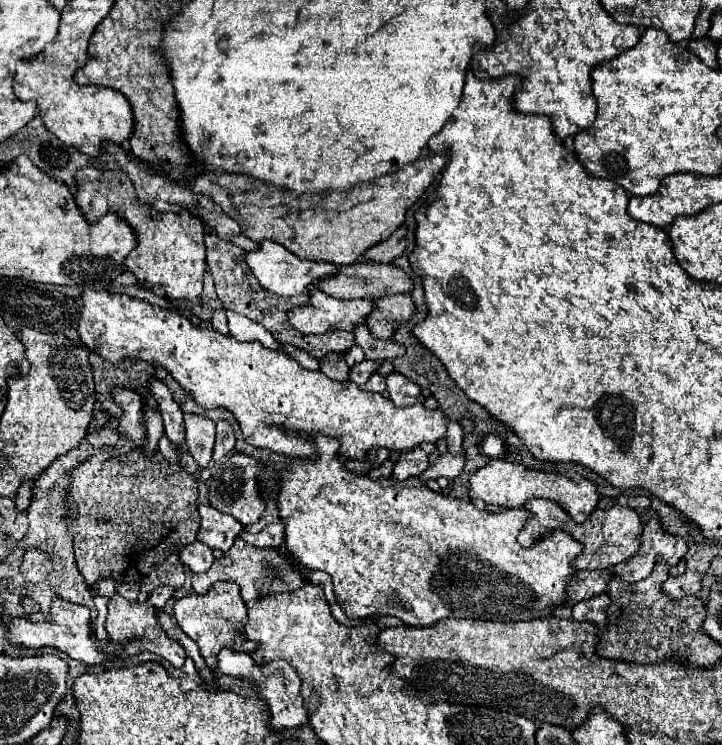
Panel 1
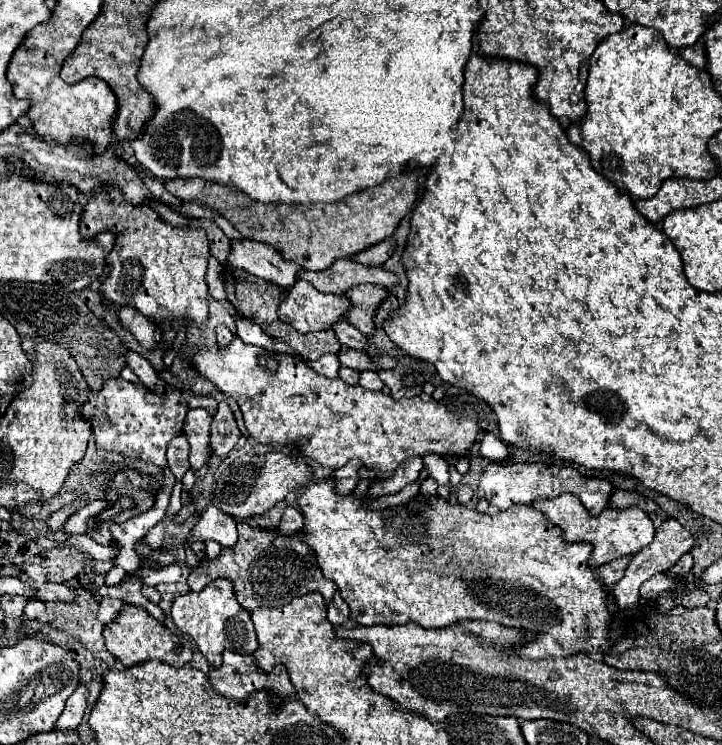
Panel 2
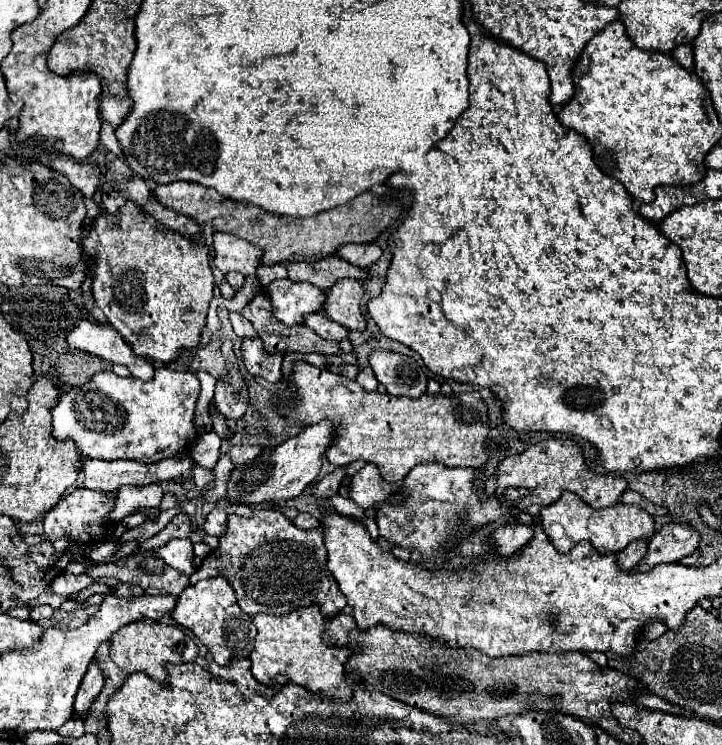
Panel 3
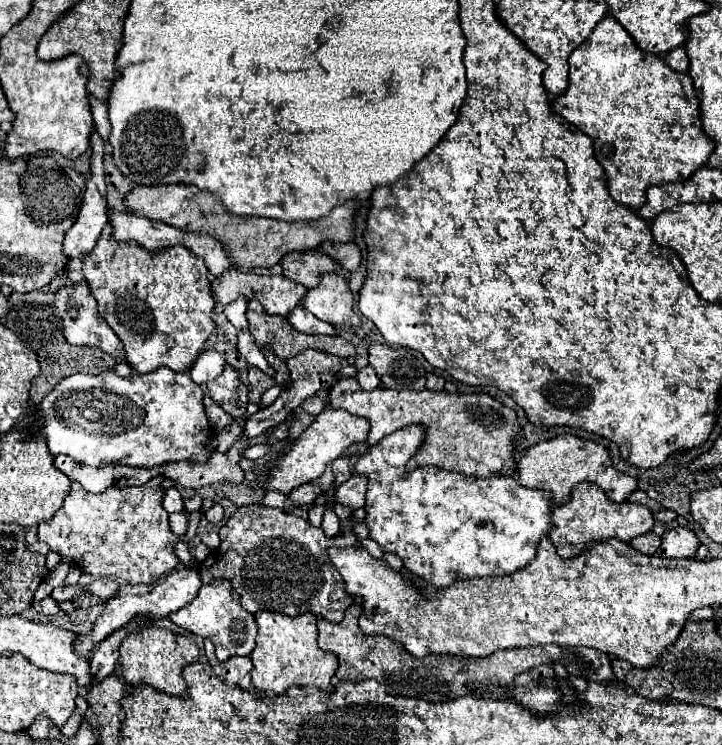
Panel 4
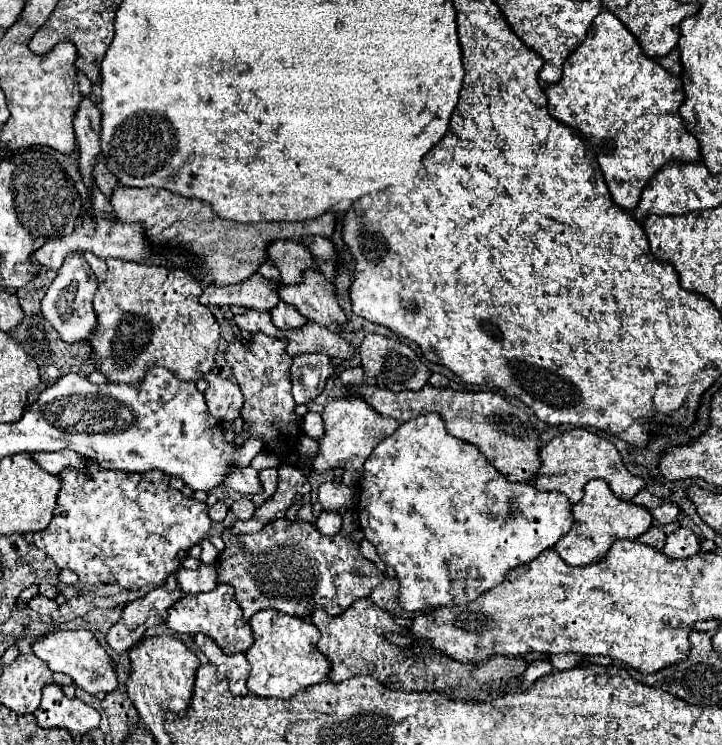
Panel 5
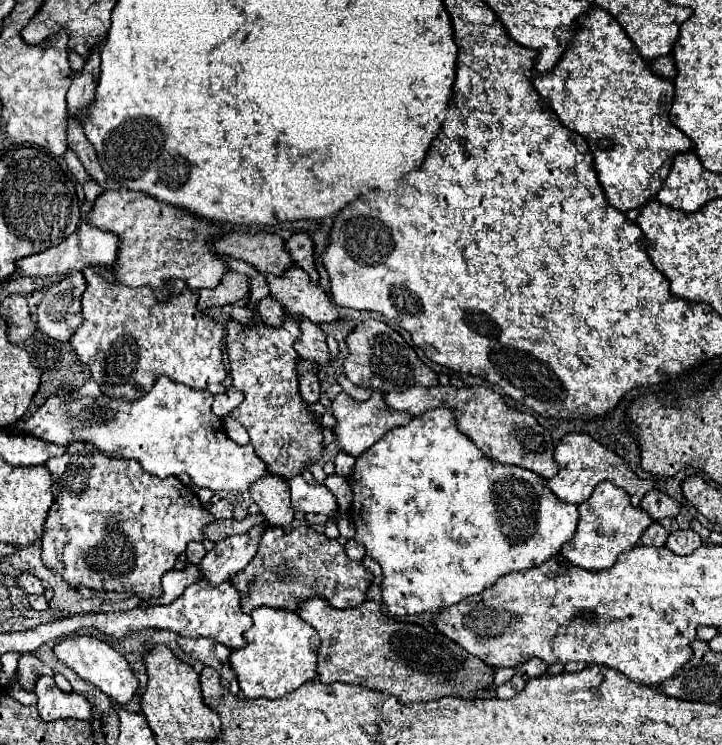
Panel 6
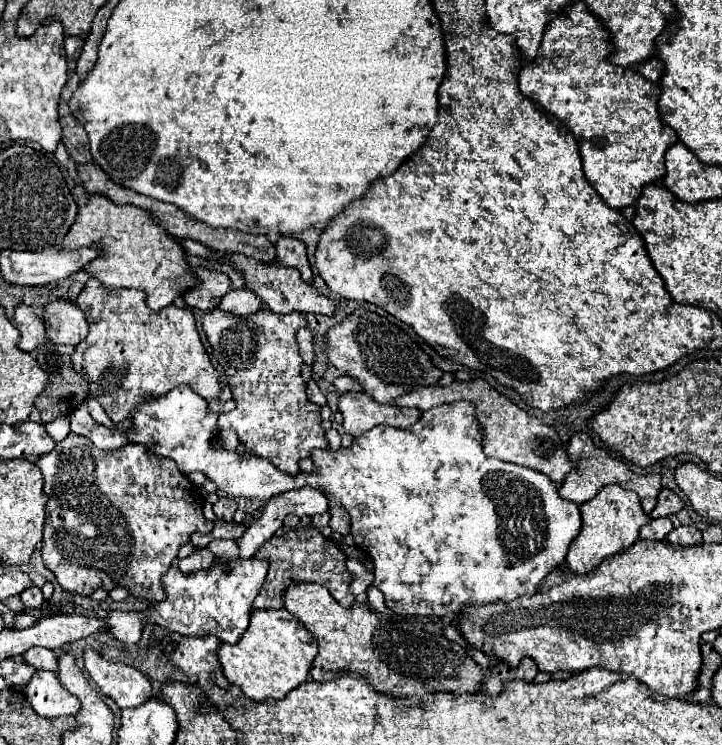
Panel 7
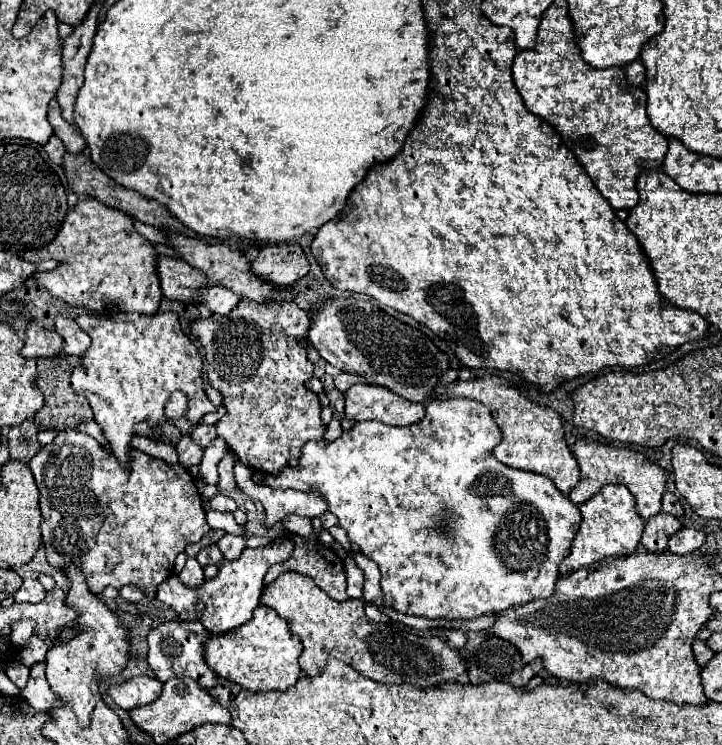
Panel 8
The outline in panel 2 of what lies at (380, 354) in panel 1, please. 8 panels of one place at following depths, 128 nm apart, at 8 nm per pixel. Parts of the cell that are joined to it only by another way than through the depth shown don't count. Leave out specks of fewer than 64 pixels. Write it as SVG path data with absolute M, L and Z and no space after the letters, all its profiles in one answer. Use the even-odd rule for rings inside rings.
M346 320L336 322L334 332L336 332L338 340L340 340L344 346L354 348L354 350L358 350L358 352L366 352L366 350L368 350L368 338L366 338L358 328L354 328L350 322L346 322Z

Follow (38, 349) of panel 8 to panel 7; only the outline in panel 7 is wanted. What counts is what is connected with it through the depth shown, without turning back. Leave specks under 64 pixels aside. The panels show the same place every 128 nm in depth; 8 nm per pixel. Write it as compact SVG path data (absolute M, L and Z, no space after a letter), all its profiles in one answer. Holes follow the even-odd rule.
M20 304L16 308L16 328L20 330L20 342L18 342L18 348L24 350L24 352L32 352L34 348L38 348L40 344L44 344L48 338L46 338L46 328L44 328L44 322L34 314L34 310L26 304Z

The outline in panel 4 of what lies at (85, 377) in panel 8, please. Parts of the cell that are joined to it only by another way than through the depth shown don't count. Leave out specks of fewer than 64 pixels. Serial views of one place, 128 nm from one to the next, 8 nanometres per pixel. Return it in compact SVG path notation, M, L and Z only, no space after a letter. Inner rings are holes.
M106 224L94 250L82 256L82 272L92 296L98 302L100 316L122 340L128 364L138 374L154 372L162 366L174 372L186 372L202 352L212 330L216 328L212 318L214 298L210 294L208 268L204 260L188 252L188 248L184 246L174 246L160 252L142 250L136 242L114 242L114 238L110 238L110 224Z

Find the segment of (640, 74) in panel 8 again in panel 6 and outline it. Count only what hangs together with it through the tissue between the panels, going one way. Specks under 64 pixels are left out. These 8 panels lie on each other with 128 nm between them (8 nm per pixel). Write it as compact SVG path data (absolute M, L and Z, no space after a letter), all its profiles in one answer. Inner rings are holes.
M666 54L666 56L662 56L662 58L656 58L656 60L652 62L652 70L654 70L656 74L672 80L672 78L676 76L676 66L674 66L672 54Z

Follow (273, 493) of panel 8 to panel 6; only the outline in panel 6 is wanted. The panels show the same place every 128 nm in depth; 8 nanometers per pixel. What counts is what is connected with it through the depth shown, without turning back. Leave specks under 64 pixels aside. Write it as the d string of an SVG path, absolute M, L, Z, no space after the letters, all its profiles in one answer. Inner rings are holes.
M302 476L290 480L290 494L292 494L292 508L302 512L324 514L328 518L338 514L338 504L334 494L326 486L310 486L304 482ZM266 524L254 526L246 534L230 536L222 542L216 542L214 550L210 550L198 564L200 580L206 580L208 584L218 586L224 580L228 580L232 574L236 574L238 570L246 568L246 564L254 558L260 536L266 528L268 528Z

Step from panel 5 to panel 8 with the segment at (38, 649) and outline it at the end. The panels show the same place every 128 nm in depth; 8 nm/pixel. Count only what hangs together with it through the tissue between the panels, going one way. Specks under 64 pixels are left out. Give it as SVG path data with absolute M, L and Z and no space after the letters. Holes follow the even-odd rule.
M134 676L124 680L122 684L108 686L108 696L122 708L132 710L134 706L150 704L158 698L162 690L162 682L152 676Z

